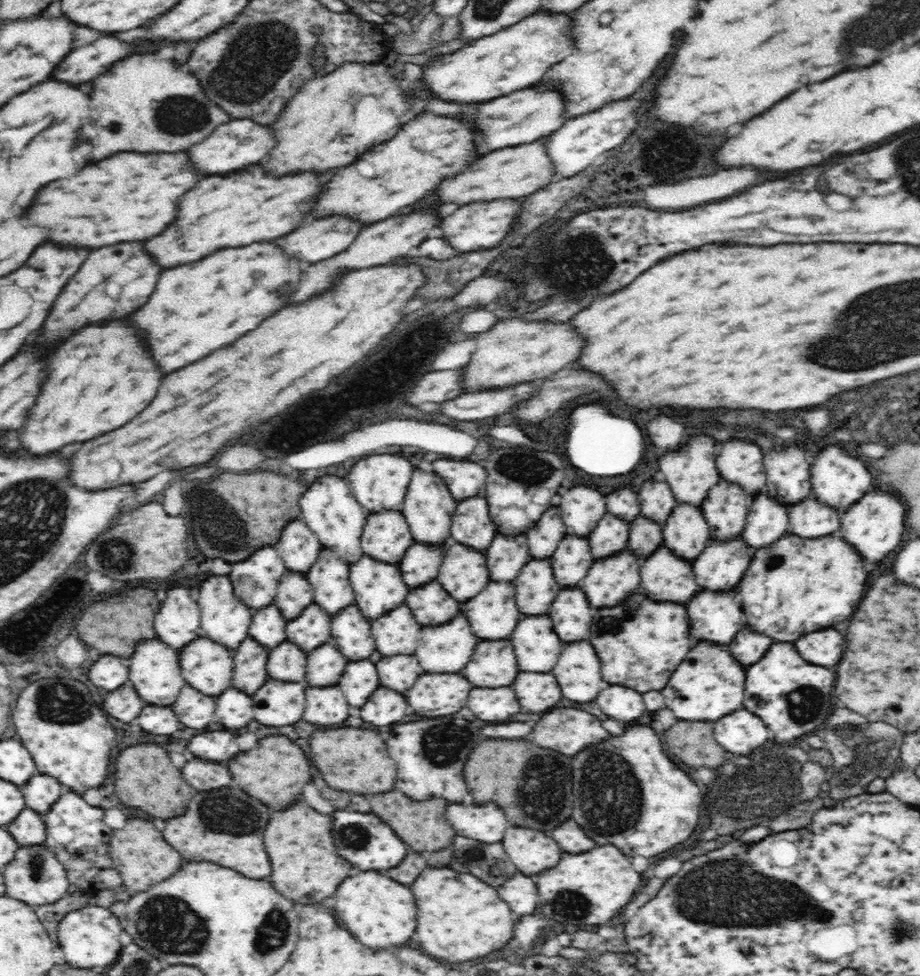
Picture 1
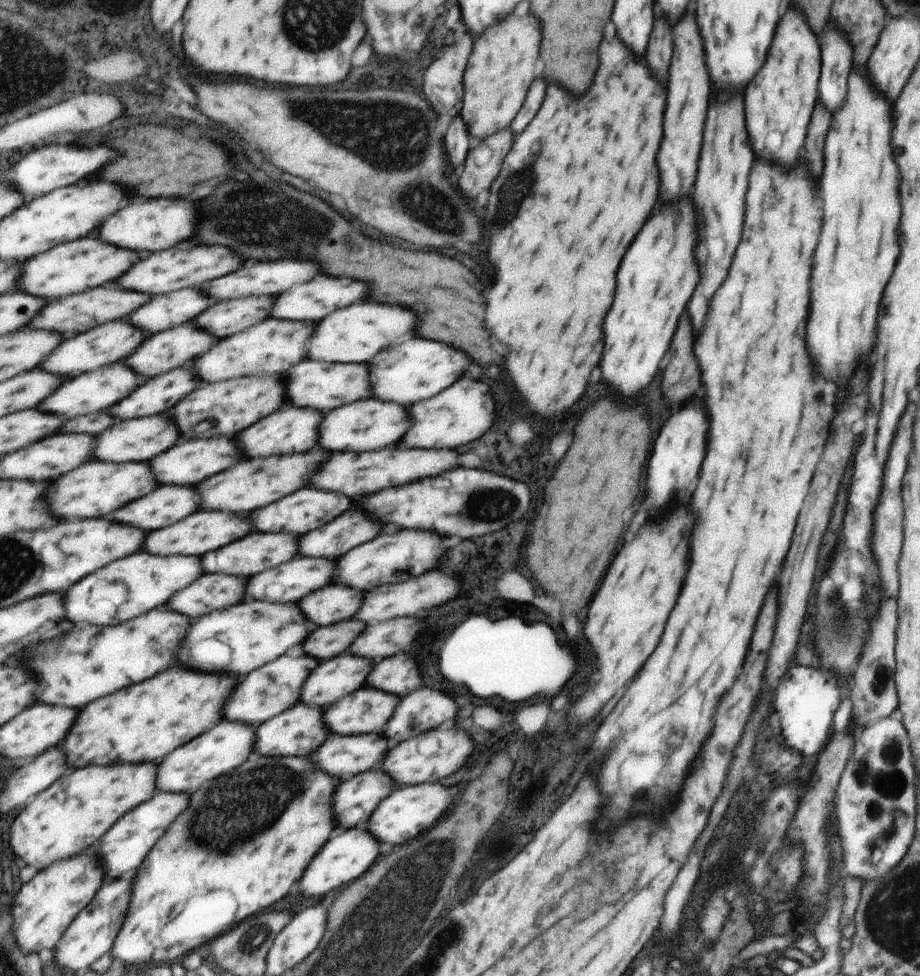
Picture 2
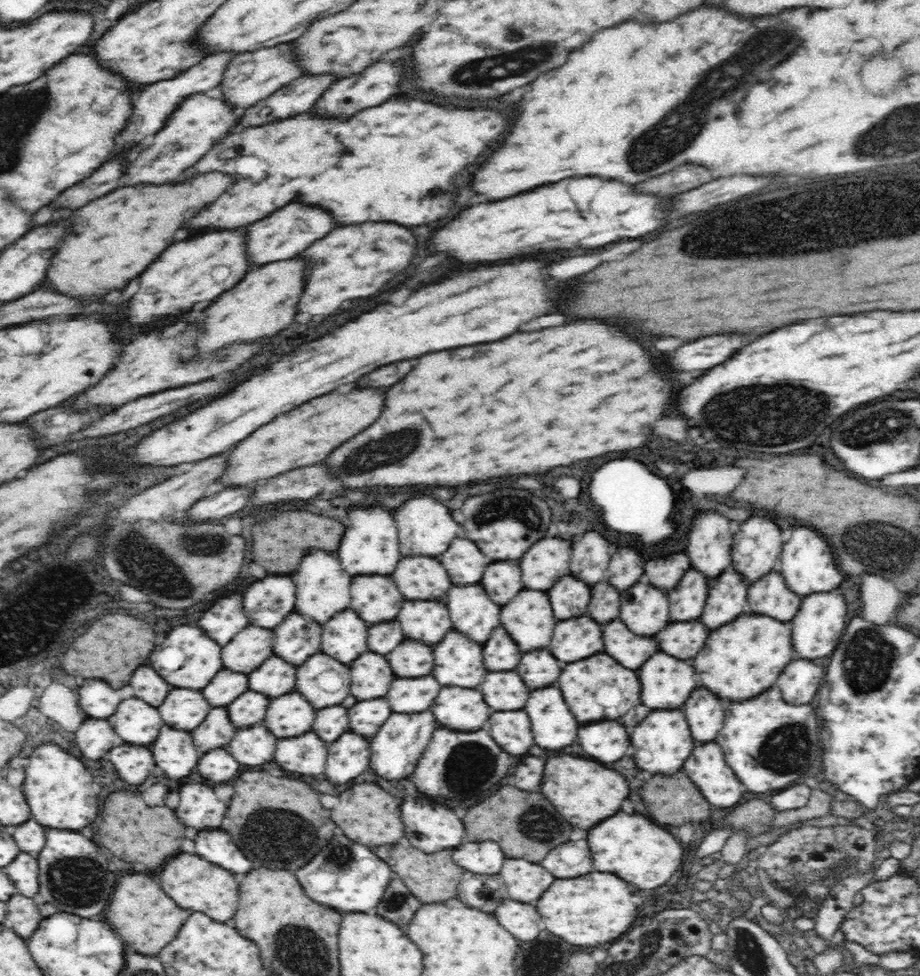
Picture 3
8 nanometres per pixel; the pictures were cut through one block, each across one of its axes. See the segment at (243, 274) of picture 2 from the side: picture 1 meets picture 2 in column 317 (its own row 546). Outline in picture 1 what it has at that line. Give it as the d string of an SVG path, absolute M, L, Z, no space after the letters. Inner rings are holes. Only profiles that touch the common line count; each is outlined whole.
M264 546L248 560L234 564L230 576L236 586L236 596L252 610L258 610L274 604L276 588L284 572L286 566L274 546Z

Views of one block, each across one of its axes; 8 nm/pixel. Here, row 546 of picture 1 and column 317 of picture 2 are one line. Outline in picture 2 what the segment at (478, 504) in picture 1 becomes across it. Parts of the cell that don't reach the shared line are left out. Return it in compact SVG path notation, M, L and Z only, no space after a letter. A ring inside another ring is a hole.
M385 448L377 452L339 452L335 454L315 476L313 486L321 490L341 492L343 496L349 496L351 500L357 500L355 496L363 498L377 490L389 488L389 486L401 486L409 484L413 480L421 480L425 476L437 476L445 470L451 470L457 464L459 452L449 448L433 448L433 450L417 450L417 448Z

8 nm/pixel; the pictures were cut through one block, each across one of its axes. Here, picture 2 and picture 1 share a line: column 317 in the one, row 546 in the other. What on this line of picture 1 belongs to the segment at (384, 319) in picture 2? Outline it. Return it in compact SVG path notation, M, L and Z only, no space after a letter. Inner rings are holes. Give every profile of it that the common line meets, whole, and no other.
M320 476L302 494L300 510L302 510L302 518L306 520L306 524L320 538L322 548L326 546L326 548L332 548L334 552L340 552L340 556L344 556L344 560L348 560L352 564L360 560L360 556L362 556L360 540L362 540L364 526L366 526L366 516L370 516L370 514L364 512L364 506L360 502L356 502L352 488L346 484L344 478Z

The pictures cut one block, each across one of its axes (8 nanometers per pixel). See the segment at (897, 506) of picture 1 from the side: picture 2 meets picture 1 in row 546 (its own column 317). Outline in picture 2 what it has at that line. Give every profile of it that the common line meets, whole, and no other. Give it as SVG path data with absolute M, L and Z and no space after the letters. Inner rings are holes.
M345 830L341 834L335 834L329 844L319 852L319 856L311 862L311 866L307 868L303 880L301 880L301 894L305 896L325 896L327 892L341 888L343 884L355 880L357 876L361 876L369 864L373 864L373 860L379 854L379 846L373 840L373 836L369 838L369 832L365 830Z

